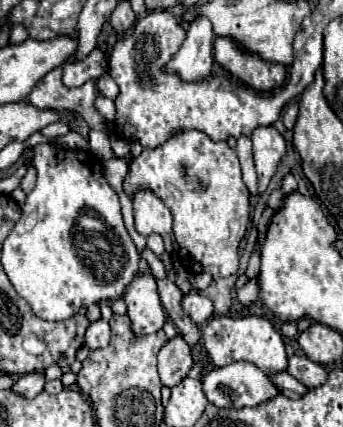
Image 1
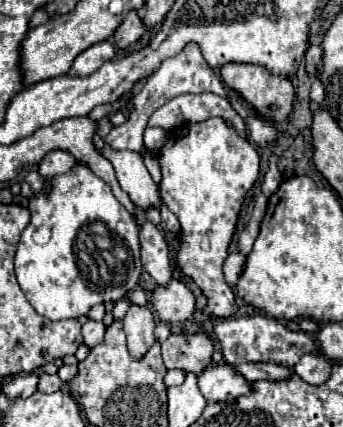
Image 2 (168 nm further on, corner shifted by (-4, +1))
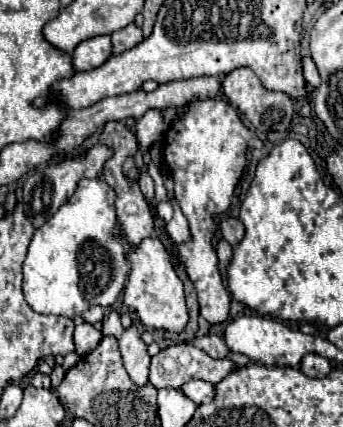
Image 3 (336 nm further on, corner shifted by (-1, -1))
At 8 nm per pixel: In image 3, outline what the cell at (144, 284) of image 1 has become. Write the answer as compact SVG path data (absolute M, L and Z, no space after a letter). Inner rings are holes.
M131 325L129 329L123 331L119 339L119 351L131 381L135 385L145 385L149 381L151 355L147 351L147 345L141 337L141 329L137 325Z

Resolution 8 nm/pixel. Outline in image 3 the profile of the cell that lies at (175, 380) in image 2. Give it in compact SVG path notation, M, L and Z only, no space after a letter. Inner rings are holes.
M179 343L179 345L165 347L159 355L155 355L151 359L149 383L153 383L157 389L161 389L161 387L179 389L179 387L183 387L191 379L203 379L203 381L209 381L209 383L217 385L219 381L223 381L227 375L235 373L237 369L239 369L239 365L233 363L229 357L225 357L225 359L213 359L205 351L201 351L201 349L197 349L197 347L189 345L189 343Z

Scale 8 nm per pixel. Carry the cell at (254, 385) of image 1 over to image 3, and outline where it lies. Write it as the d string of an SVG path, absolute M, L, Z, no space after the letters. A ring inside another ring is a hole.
M193 379L193 381L185 383L185 385L181 387L181 391L183 391L191 401L195 401L197 405L209 403L209 401L213 401L213 397L215 397L215 385L213 385L213 383L207 383L207 381L199 381L199 379Z

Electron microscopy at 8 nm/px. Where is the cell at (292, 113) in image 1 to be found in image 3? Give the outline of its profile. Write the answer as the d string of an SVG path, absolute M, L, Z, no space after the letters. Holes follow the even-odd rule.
M306 58L302 61L303 75L306 83L313 88L317 88L321 84L321 77L317 67L311 58Z

